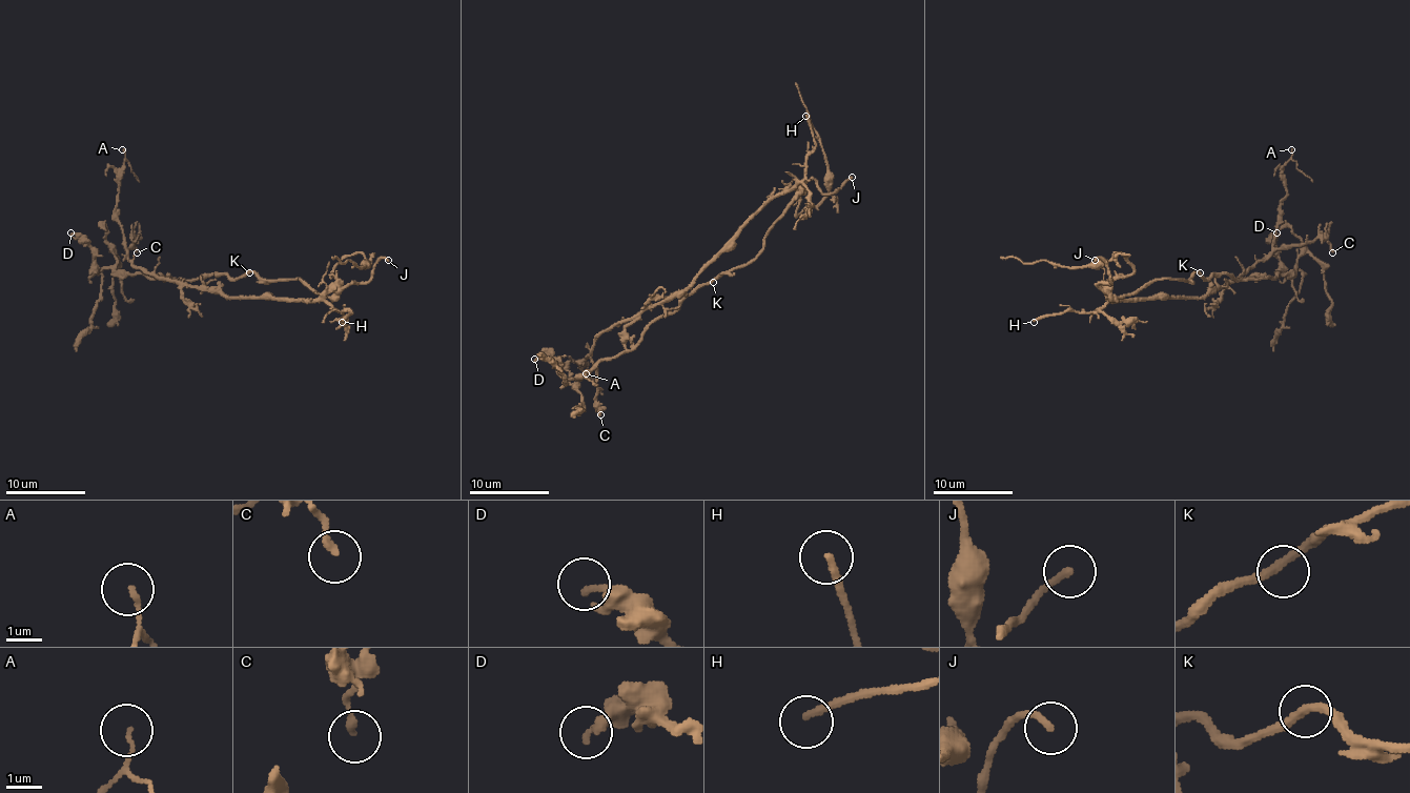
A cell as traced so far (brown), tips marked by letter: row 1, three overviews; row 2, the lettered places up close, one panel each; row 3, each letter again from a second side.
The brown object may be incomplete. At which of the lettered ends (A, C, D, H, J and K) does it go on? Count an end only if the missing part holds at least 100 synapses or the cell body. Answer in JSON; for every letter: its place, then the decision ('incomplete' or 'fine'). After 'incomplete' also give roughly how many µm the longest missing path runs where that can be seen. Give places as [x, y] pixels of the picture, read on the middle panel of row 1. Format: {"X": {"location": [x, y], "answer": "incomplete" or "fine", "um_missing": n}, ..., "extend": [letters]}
{"A": {"location": [586, 373], "answer": "fine"}, "C": {"location": [600, 414], "answer": "fine"}, "D": {"location": [534, 359], "answer": "fine"}, "H": {"location": [805, 116], "answer": "fine"}, "J": {"location": [852, 177], "answer": "incomplete", "um_missing": 45}, "K": {"location": [713, 282], "answer": "fine"}, "extend": ["J"]}

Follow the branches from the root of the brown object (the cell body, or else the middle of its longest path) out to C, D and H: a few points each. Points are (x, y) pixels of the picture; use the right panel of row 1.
C: (1174, 296), (1204, 296), (1233, 282), (1260, 260), (1289, 244), (1323, 239), (1332, 252)
D: (1174, 296), (1204, 296), (1238, 280), (1273, 278), (1296, 268), (1289, 270), (1279, 258), (1273, 239), (1276, 232)
H: (1174, 296), (1109, 300), (1095, 311), (1065, 309), (1034, 322)

